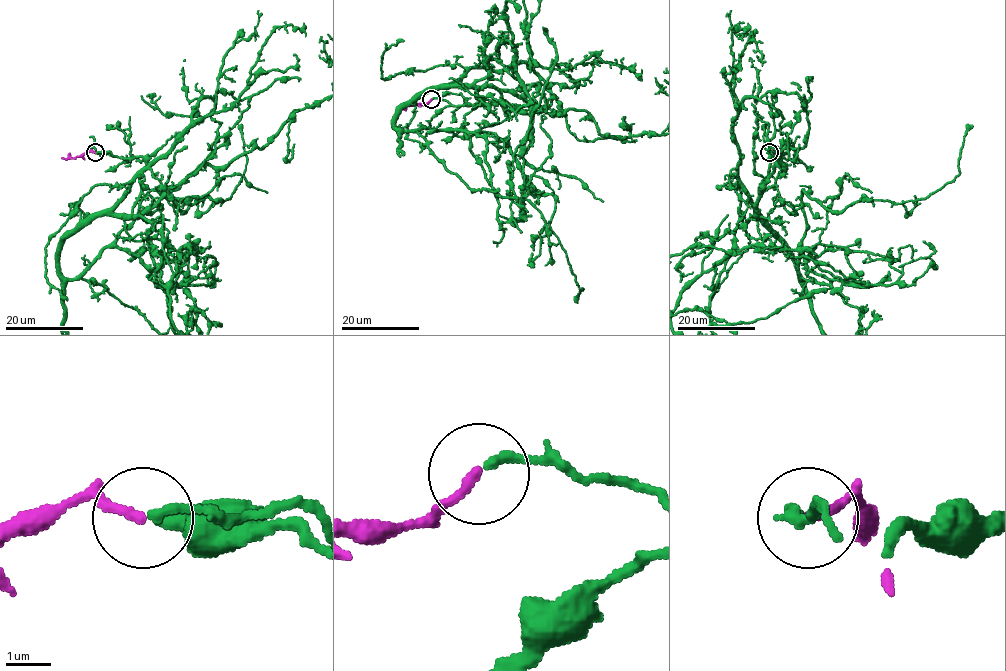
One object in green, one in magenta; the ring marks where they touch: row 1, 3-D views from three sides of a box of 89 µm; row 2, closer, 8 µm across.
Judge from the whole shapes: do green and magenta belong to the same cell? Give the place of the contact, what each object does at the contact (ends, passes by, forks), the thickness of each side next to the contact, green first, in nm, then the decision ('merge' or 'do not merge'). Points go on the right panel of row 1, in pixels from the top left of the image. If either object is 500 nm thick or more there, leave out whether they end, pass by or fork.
(769, 152) | green ends | magenta ends | 200/220 nm | merge

